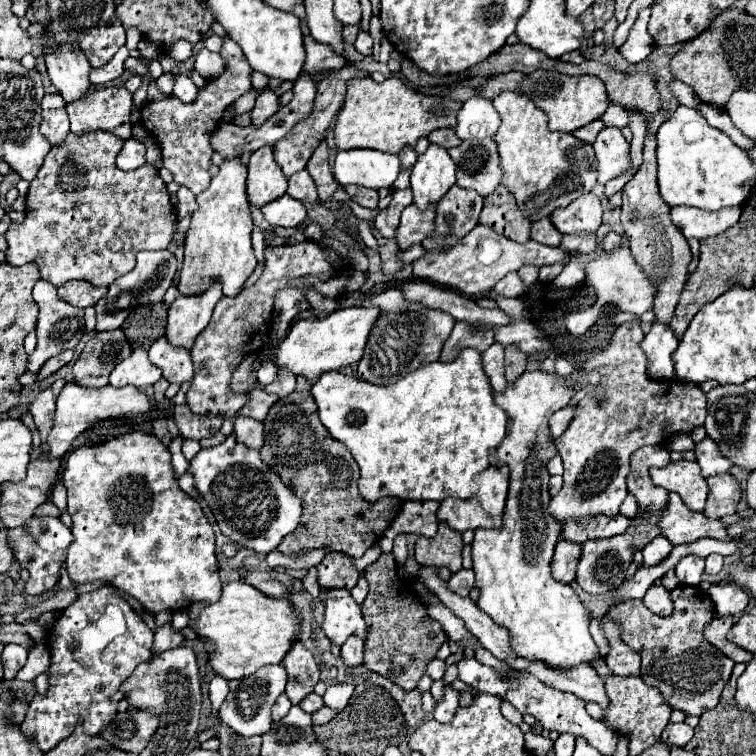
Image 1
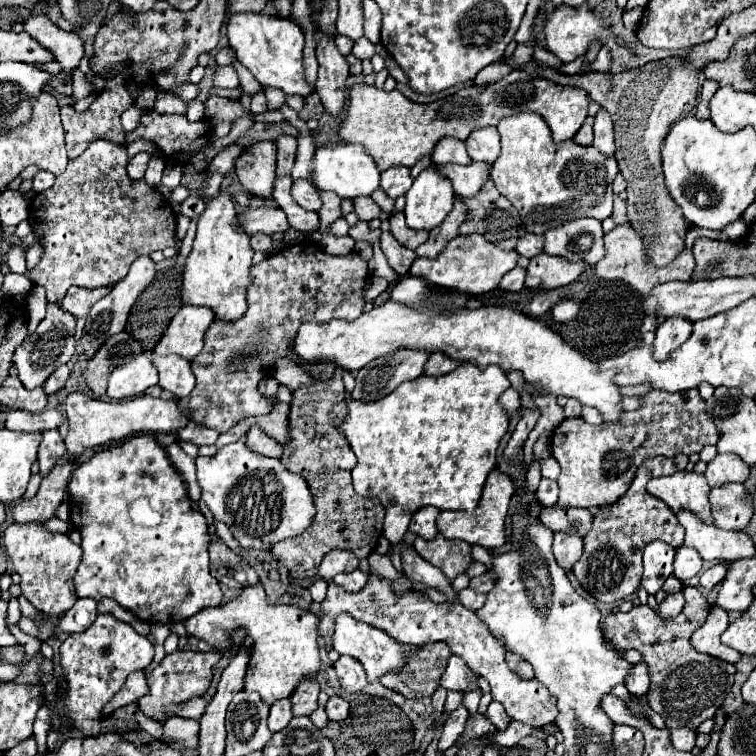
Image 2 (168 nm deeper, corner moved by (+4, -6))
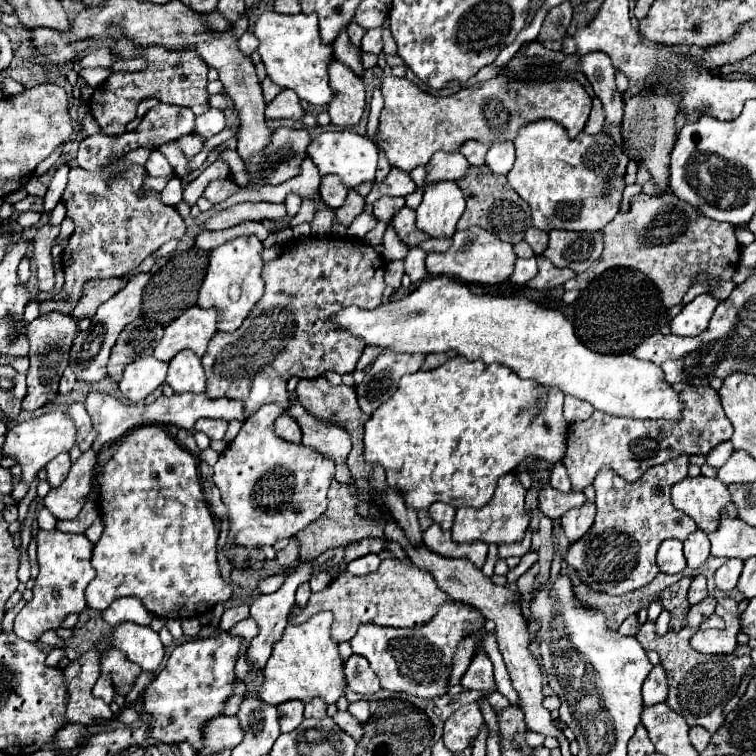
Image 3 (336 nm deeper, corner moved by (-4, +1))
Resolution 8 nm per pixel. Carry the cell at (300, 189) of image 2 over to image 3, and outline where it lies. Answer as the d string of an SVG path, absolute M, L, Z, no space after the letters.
M324 175L320 179L320 195L328 207L332 209L340 207L346 199L346 193L348 193L348 187L344 187L336 175Z

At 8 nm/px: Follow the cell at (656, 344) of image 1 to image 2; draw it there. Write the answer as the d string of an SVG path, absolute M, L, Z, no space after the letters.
M678 316L678 318L666 318L658 330L654 340L654 358L662 360L668 358L672 350L676 350L680 344L684 344L692 334L692 322Z

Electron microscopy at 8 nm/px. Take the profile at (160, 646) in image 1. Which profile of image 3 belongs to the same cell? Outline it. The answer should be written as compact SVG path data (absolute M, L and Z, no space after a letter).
M222 631L218 637L190 639L176 645L166 667L144 691L144 711L156 719L152 725L154 739L162 743L188 741L194 751L202 747L202 725L220 715L224 711L224 701L232 695L232 683L236 679L234 665L238 659L240 641L240 637L232 637L228 631Z

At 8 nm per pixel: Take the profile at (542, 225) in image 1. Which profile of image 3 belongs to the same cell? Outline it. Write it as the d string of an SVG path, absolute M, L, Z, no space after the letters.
M530 227L530 229L526 231L526 241L528 241L528 245L532 247L532 251L534 251L536 255L542 255L544 249L548 247L548 233L546 233L546 231L540 231L540 229L536 229L536 227Z

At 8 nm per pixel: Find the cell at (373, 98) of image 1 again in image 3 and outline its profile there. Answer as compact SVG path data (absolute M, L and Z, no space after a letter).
M500 73L490 81L460 89L448 97L434 97L420 91L408 79L398 79L394 75L384 77L380 87L384 107L380 113L376 145L384 151L392 167L404 171L426 165L436 151L456 151L468 139L486 145L502 139L514 141L516 131L536 119L554 119L570 137L576 137L584 129L592 107L590 95L574 79L518 81L508 73Z

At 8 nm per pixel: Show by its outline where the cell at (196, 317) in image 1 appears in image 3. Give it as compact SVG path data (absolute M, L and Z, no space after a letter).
M194 305L164 329L164 337L156 345L154 357L160 361L170 361L182 349L192 349L198 357L202 357L214 333L216 333L214 307L202 309Z

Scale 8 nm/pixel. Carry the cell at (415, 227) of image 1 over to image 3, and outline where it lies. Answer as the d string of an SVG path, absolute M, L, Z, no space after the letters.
M402 207L398 211L398 215L394 215L392 225L394 225L398 237L406 245L420 245L422 241L430 239L430 235L426 235L424 231L418 231L418 227L416 227L416 213L410 207Z

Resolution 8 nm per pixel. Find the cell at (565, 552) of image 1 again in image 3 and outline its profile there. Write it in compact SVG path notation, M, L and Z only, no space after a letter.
M586 501L584 507L570 509L566 515L562 515L560 521L568 543L576 543L578 539L582 539L582 535L586 535L586 531L594 525L594 515L596 515L596 507L590 501Z

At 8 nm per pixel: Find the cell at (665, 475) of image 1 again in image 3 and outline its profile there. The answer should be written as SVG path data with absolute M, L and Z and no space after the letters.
M704 475L686 477L674 483L670 495L674 507L692 517L702 531L714 531L718 527L720 511L730 503L726 485Z

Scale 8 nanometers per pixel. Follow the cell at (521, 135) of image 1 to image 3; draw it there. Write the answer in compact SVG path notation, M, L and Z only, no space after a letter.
M538 119L520 127L514 147L516 161L506 179L510 187L530 205L536 229L598 231L614 219L622 199L624 173L630 159L610 135L578 133L578 137L570 139L560 123L554 123L552 119Z

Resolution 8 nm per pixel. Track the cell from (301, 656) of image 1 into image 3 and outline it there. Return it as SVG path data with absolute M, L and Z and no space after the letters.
M312 699L310 703L306 703L304 717L316 717L316 719L326 717L326 703L322 703L322 699Z

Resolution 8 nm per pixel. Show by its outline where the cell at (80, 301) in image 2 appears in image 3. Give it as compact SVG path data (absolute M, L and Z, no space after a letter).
M126 277L96 279L96 281L86 283L84 293L82 293L78 305L74 307L72 315L74 315L76 319L82 319L82 317L94 317L96 309L98 309L104 301L108 301L114 293L118 293L126 283L128 283Z

